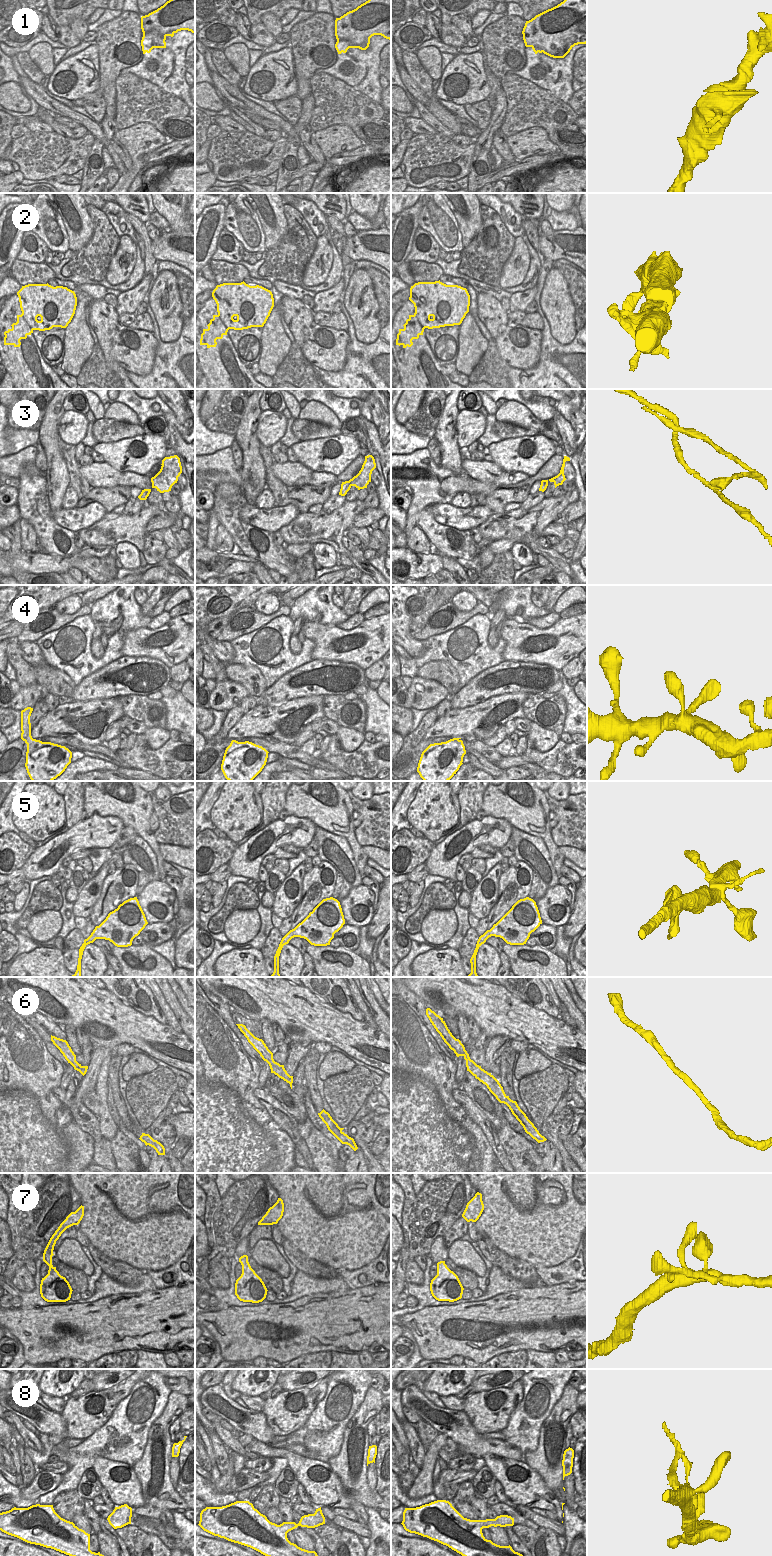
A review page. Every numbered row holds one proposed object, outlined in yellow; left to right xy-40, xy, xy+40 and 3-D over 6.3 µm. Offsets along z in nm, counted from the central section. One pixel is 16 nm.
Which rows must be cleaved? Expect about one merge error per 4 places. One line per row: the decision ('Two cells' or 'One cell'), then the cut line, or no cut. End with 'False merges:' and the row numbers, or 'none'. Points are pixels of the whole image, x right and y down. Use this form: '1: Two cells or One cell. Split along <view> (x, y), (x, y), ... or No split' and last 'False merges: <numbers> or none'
1: One cell. No split
2: One cell. No split
3: Two cells. Split along xy (349, 480), (351, 485)
4: One cell. No split
5: One cell. No split
6: One cell. No split
7: One cell. No split
8: Two cells. Split along xy+40 (480, 1520), (483, 1526), (488, 1527)
False merges: 3, 8

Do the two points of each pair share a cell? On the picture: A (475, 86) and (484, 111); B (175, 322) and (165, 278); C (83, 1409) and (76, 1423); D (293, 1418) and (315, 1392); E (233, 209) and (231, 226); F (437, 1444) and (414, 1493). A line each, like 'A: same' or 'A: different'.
A: different
B: same
C: same
D: same
E: same
F: same

